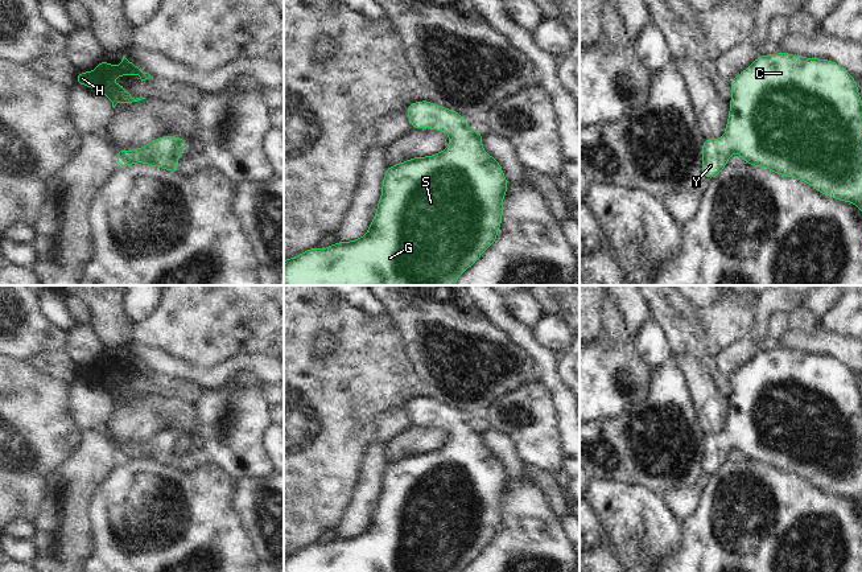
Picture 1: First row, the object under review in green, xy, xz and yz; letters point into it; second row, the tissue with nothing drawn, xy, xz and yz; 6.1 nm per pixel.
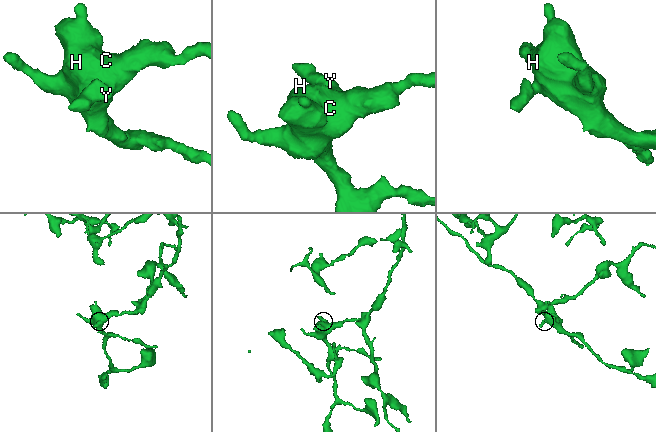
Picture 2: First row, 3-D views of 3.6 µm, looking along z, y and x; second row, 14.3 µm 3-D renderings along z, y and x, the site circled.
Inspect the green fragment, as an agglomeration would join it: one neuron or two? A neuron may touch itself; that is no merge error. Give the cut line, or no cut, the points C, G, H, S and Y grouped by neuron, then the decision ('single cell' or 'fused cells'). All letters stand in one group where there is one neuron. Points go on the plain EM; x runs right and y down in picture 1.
no cut; C G H S Y; single cell

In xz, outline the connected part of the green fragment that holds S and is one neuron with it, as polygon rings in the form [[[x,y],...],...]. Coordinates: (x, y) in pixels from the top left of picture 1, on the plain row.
[[[426,395],[408,400],[407,410],[414,425],[432,424],[445,428],[450,433],[449,441],[436,450],[412,453],[388,462],[376,510],[367,528],[359,535],[335,538],[322,546],[308,544],[284,556],[284,572],[461,572],[495,539],[508,477],[502,461],[483,445],[482,427],[470,425],[459,408]]]

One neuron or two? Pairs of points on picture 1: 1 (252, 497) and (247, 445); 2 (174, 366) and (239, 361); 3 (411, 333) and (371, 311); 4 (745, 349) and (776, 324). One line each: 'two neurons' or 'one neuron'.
1: two neurons
2: one neuron
3: two neurons
4: two neurons

